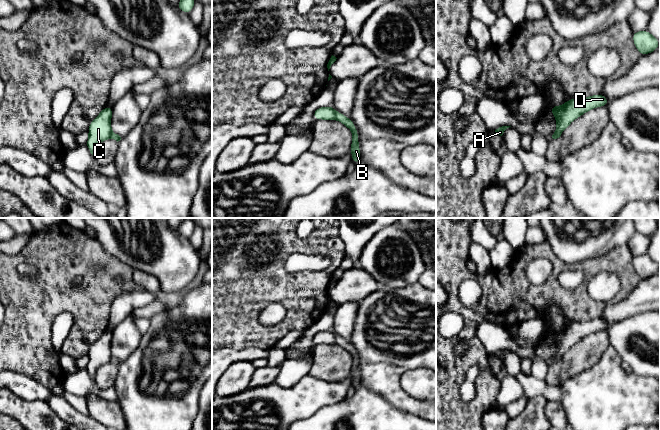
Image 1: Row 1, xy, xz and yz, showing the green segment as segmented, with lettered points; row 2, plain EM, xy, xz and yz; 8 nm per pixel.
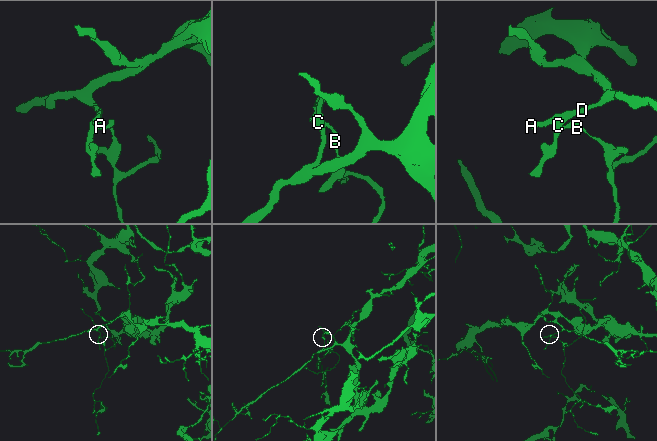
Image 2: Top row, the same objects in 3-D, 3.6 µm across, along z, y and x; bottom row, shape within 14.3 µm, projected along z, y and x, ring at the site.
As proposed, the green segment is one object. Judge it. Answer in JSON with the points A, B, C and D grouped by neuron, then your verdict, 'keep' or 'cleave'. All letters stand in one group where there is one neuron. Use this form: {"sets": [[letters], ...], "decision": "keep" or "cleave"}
{"sets": [["A", "C", "D"], ["B"]], "decision": "cleave"}

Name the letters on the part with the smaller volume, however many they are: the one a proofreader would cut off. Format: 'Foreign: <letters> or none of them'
Foreign: B

